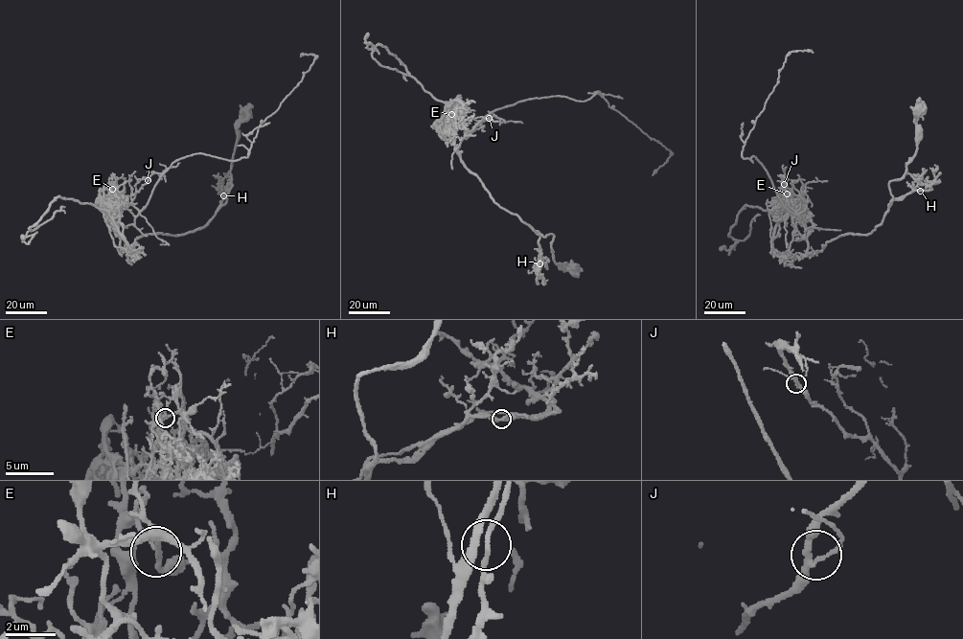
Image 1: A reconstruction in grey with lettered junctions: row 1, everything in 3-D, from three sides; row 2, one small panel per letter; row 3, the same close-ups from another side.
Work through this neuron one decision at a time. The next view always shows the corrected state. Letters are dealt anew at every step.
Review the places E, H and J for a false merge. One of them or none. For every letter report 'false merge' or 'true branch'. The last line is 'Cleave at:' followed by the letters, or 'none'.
E: false merge
H: true branch
J: true branch
Cleave at: E

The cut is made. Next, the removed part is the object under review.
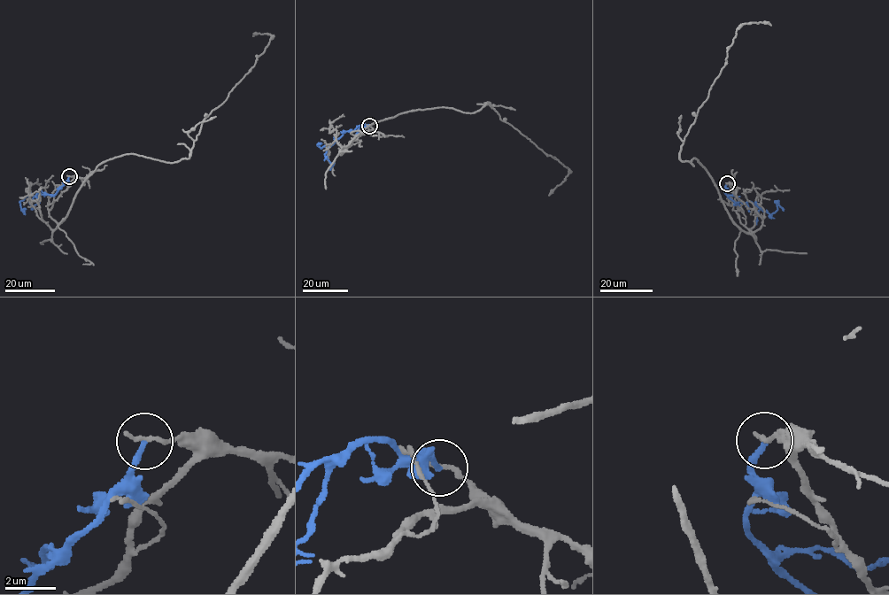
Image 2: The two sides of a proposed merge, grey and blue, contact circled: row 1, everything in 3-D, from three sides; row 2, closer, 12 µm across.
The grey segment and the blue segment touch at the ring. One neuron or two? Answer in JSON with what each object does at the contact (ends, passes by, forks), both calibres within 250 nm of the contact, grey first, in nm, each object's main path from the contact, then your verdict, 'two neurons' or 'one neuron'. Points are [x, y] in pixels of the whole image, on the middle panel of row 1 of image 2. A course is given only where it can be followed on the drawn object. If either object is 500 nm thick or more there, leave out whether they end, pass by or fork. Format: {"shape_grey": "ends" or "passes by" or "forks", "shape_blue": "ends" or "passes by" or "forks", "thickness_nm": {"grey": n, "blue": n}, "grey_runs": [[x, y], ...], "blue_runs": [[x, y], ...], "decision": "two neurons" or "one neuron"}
{"shape_grey": "ends", "shape_blue": "ends", "thickness_nm": {"grey": 240, "blue": 200}, "grey_runs": [[369, 126], [373, 129], [341, 152], [374, 122], [403, 112], [471, 112], [488, 104], [567, 167], [548, 196]], "blue_runs": [[369, 126], [361, 124], [351, 131], [344, 131], [326, 150], [325, 154], [331, 165], [329, 169]], "decision": "two neurons"}

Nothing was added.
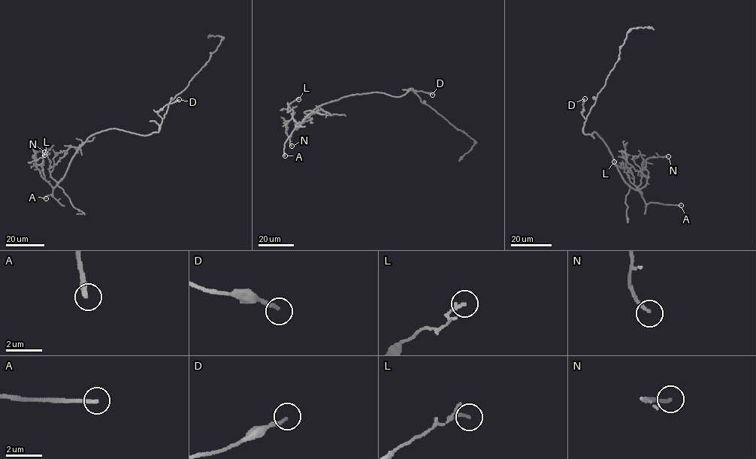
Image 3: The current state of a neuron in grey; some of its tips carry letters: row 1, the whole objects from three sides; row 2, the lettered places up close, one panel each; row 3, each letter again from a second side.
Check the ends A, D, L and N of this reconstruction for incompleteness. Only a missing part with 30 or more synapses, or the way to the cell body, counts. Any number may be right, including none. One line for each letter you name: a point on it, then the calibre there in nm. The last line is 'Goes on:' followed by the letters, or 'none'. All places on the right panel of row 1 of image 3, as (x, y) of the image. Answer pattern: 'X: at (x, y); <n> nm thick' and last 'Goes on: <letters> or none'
A: at (681, 205); 240 nm thick
Goes on: A

